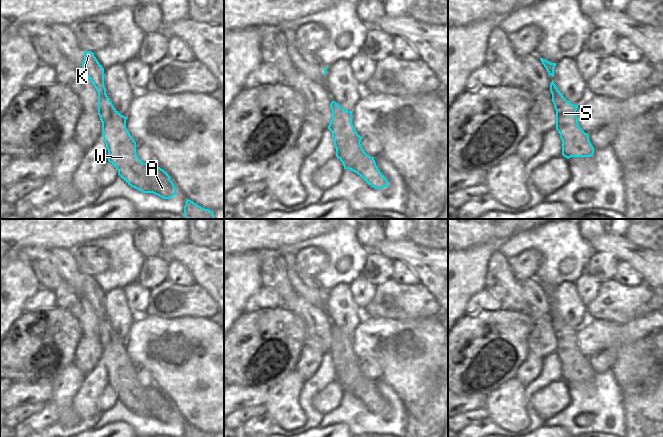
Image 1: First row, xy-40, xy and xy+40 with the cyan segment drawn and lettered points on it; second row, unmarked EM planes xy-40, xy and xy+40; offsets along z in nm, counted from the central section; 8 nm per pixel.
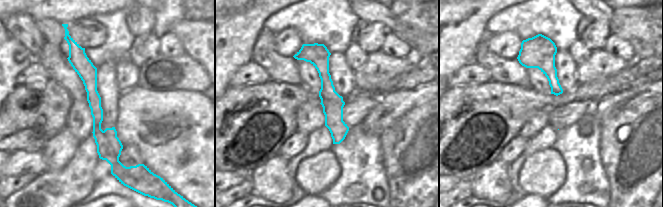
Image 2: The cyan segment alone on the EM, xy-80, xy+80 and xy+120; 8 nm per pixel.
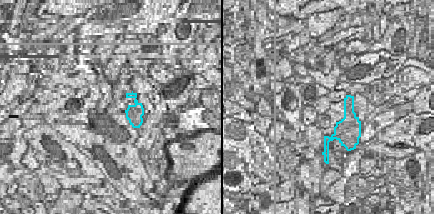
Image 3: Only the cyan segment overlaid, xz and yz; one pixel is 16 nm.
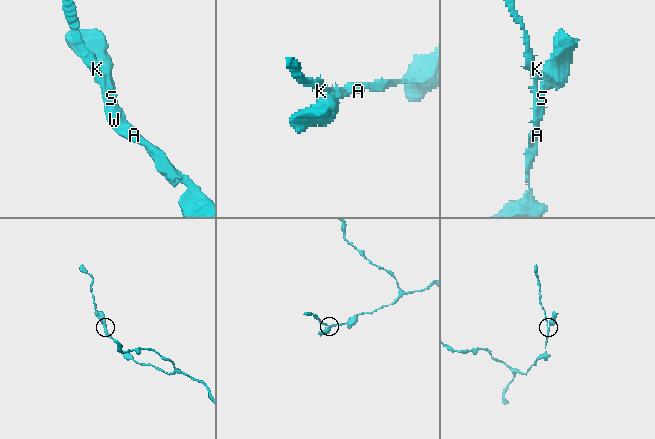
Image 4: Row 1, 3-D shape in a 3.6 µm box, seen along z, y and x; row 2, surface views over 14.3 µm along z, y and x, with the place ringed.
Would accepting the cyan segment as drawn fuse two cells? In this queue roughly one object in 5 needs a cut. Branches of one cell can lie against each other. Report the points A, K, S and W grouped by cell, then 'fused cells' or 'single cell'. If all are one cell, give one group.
A K S W | single cell

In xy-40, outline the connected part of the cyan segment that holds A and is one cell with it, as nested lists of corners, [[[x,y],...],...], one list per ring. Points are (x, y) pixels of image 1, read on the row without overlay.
[[[84,275],[82,294],[98,316],[98,339],[102,346],[102,360],[108,374],[108,385],[118,394],[118,399],[131,411],[143,416],[153,417],[163,423],[171,423],[176,418],[176,412],[166,395],[153,387],[143,387],[136,378],[136,366],[126,352],[126,341],[113,330],[106,318],[104,310],[104,292],[98,286],[94,277]]]

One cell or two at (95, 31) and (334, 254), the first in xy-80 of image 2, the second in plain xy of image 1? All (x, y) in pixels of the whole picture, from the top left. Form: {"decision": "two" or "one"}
{"decision": "two"}

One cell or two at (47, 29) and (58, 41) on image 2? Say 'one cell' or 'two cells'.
one cell

